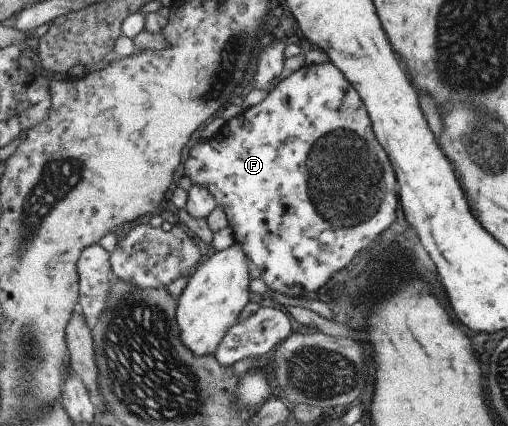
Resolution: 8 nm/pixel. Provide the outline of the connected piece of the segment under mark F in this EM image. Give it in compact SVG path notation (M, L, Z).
M330 63L304 66L300 71L283 79L276 89L269 92L259 104L242 110L225 122L213 138L196 143L189 151L189 157L184 163L184 173L190 179L191 185L202 185L210 189L218 205L225 211L235 240L242 243L249 261L260 270L260 278L265 285L270 290L288 298L308 299L310 291L316 293L316 289L322 287L334 271L348 265L362 247L366 247L374 237L378 237L380 231L384 231L392 223L394 211L396 211L397 181L391 163L370 129L365 105L362 105L360 97L344 79L344 75Z

